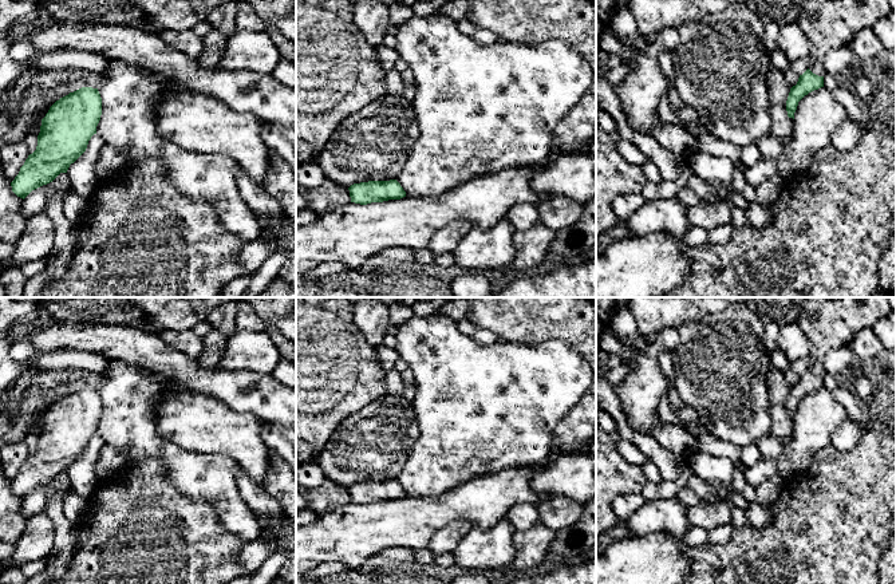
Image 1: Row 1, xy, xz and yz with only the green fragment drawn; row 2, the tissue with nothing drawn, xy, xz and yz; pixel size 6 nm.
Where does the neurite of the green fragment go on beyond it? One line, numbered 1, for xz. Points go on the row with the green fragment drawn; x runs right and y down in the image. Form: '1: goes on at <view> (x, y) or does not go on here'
1: does not go on here

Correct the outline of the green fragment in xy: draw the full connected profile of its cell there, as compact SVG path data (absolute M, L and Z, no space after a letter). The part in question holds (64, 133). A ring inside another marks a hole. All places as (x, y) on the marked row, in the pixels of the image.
M82 87L56 100L42 119L36 150L11 182L12 192L24 200L32 190L67 173L96 134L100 115L98 88Z

